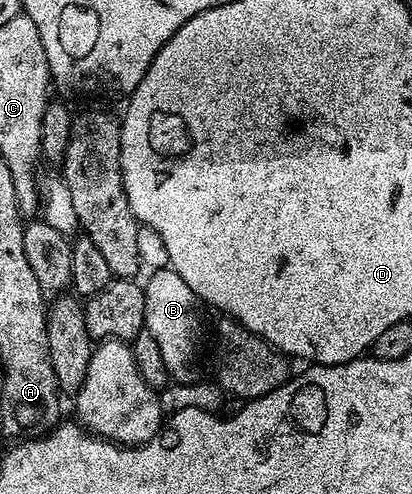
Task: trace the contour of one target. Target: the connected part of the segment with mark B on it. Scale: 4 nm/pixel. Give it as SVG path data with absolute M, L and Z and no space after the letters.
M169 267L158 269L147 281L144 281L144 326L145 332L156 339L160 347L160 355L164 359L164 367L170 372L171 378L177 384L197 382L198 374L198 328L202 321L198 318L200 302L198 296L180 279L176 270Z

